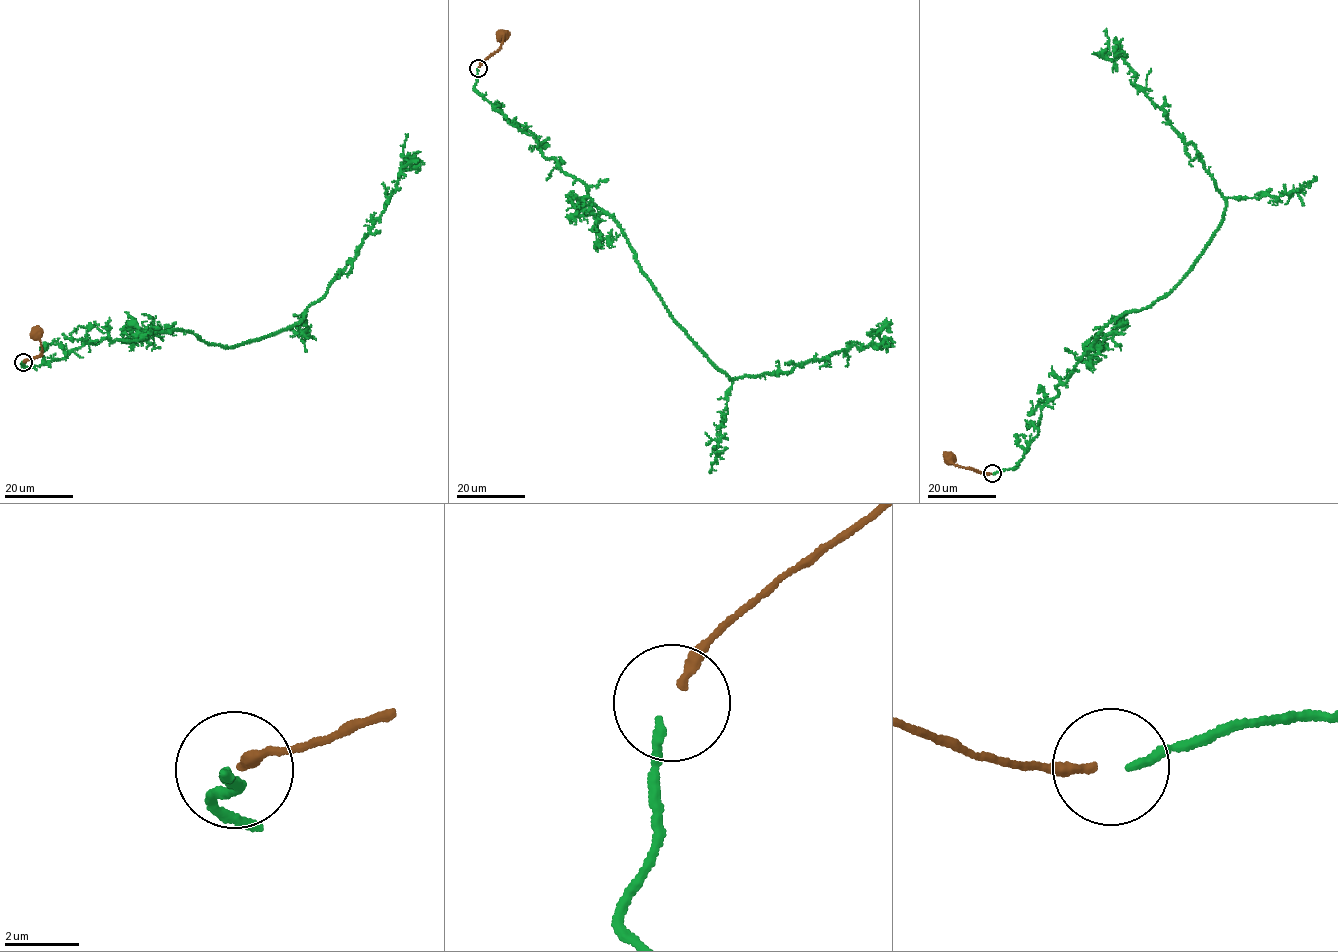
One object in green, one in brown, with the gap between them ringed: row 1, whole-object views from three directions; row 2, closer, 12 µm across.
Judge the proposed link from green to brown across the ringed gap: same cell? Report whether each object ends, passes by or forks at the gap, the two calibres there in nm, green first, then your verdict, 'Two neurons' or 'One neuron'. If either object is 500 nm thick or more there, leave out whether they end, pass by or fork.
At the ring green ends. At the ring brown ends. Thickness 240 nm (green) against 260 nm. Two neurons

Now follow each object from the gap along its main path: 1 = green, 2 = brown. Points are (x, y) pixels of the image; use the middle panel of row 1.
1: (477, 69), (473, 89), (587, 187), (673, 320), (729, 378), (785, 373), (870, 345), (880, 330), (887, 342)
2: (479, 67), (501, 45), (506, 32), (503, 35)

